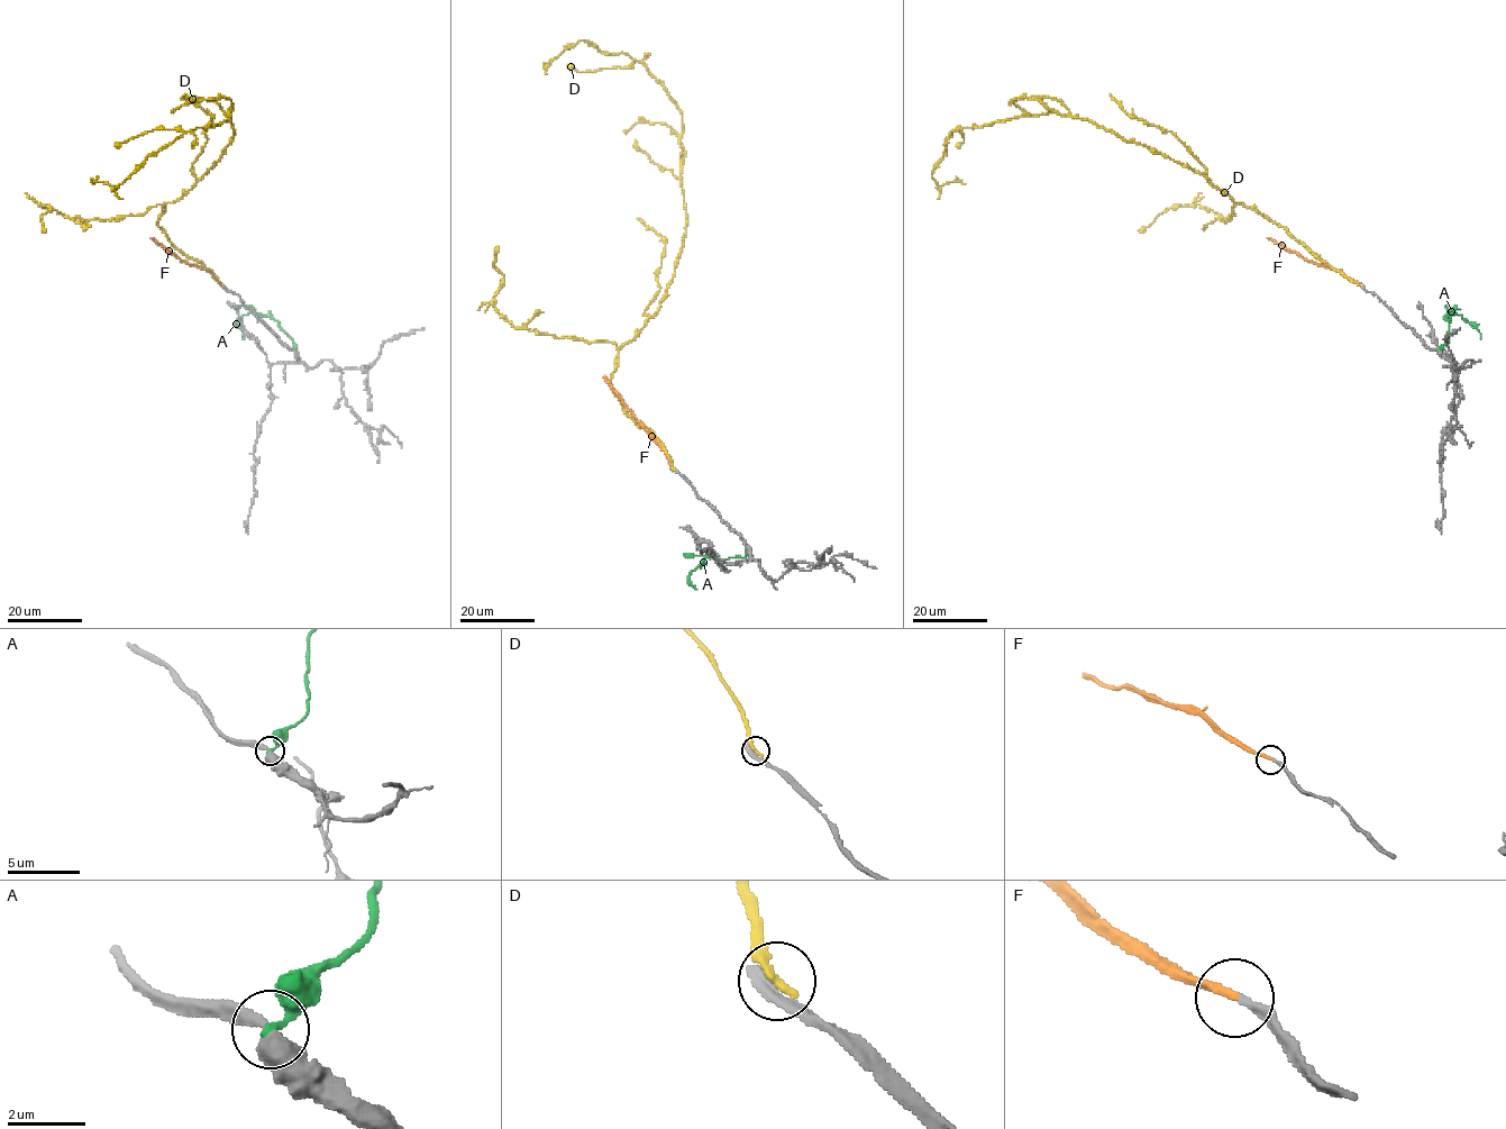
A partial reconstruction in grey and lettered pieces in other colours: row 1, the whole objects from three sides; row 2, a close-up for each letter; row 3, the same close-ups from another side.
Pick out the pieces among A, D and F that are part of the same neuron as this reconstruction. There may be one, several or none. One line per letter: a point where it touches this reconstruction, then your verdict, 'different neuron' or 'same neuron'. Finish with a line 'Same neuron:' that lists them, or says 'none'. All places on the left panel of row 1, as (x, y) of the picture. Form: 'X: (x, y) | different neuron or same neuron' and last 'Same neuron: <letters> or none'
A: (295, 351) | different neuron
D: (221, 284) | different neuron
F: (219, 283) | same neuron
Same neuron: F

